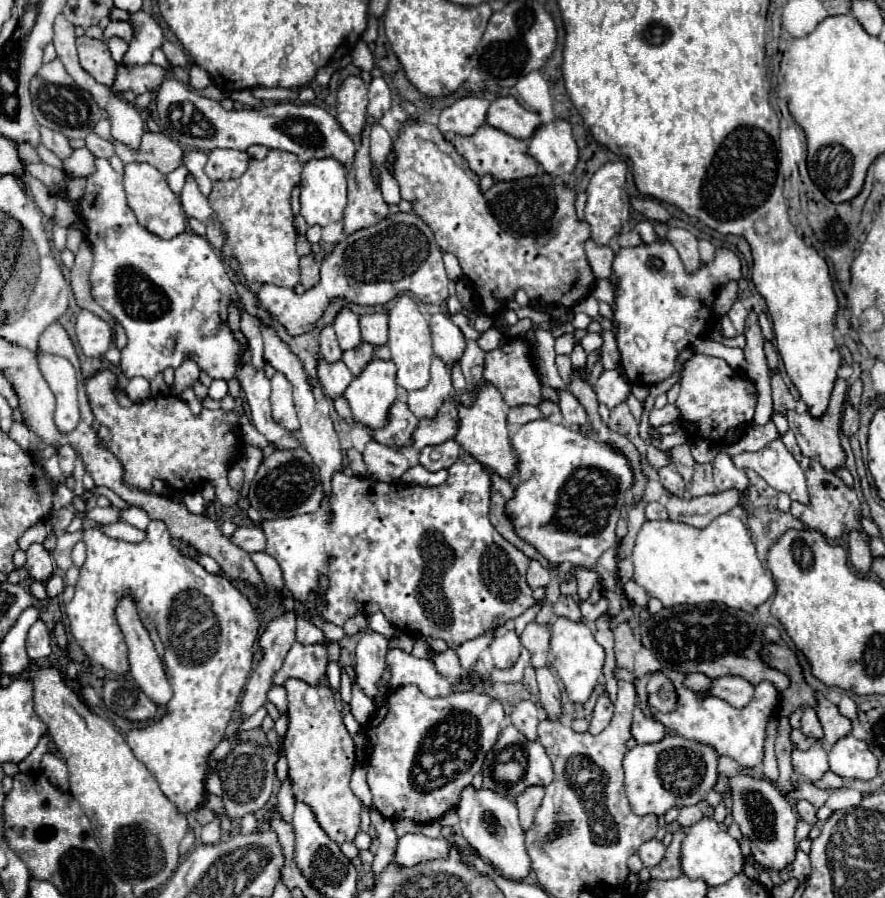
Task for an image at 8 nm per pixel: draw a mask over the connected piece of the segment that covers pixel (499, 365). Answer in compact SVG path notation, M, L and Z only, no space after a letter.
M517 337L517 339L511 339L507 343L503 343L501 347L485 353L485 359L487 359L487 369L483 373L483 377L487 381L491 381L503 395L505 403L509 407L517 407L517 405L539 405L543 401L541 397L541 381L539 381L539 375L533 371L533 347L529 341Z

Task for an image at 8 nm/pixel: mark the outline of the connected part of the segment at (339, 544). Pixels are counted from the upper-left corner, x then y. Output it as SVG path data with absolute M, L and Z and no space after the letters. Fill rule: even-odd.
M469 453L449 467L449 477L439 487L387 485L367 477L335 473L333 497L329 501L323 499L317 513L265 521L257 527L265 531L265 553L275 557L281 565L283 581L295 599L305 603L309 591L317 591L319 575L329 577L325 609L317 597L317 611L325 621L343 625L357 613L371 615L383 611L389 623L401 633L423 633L443 639L449 647L459 647L485 631L497 631L537 603L525 581L531 559L503 539L487 517L489 485L489 471Z

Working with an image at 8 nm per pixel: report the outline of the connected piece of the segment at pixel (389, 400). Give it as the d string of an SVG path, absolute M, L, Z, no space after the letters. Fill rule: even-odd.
M375 359L351 381L345 399L349 401L357 423L369 429L381 429L387 425L389 409L397 401L395 373L397 369L393 361Z

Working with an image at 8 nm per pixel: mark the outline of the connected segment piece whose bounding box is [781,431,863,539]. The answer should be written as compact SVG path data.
M787 431L783 437L783 443L787 445L787 449L793 453L793 457L801 463L809 488L809 503L801 505L799 502L792 502L791 513L803 521L807 527L811 529L819 529L827 539L839 539L845 537L849 531L863 531L861 527L861 505L857 499L857 493L853 489L849 489L837 475L827 473L817 461L805 459L799 451L799 445L795 441L795 435L791 431Z

